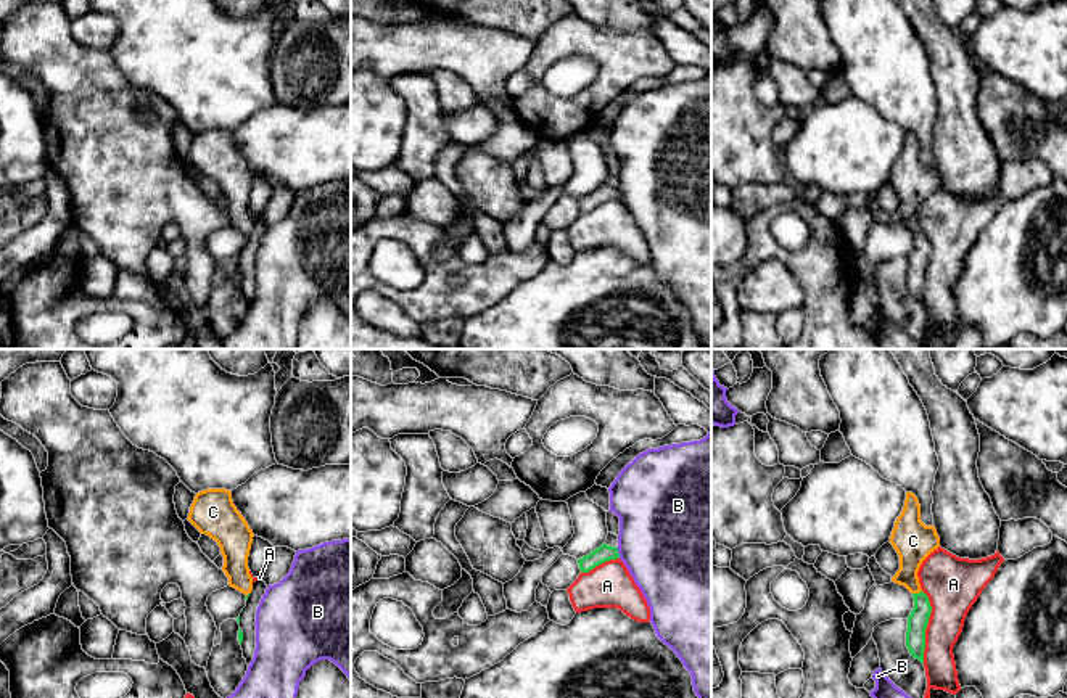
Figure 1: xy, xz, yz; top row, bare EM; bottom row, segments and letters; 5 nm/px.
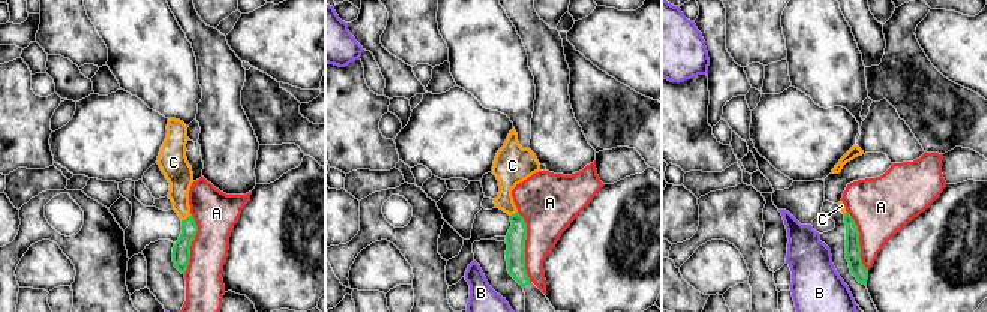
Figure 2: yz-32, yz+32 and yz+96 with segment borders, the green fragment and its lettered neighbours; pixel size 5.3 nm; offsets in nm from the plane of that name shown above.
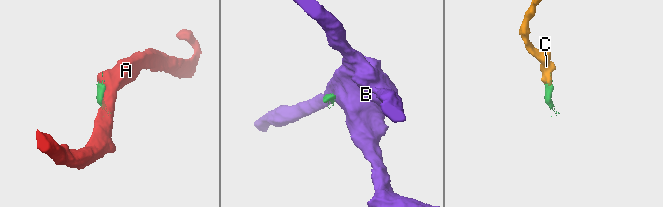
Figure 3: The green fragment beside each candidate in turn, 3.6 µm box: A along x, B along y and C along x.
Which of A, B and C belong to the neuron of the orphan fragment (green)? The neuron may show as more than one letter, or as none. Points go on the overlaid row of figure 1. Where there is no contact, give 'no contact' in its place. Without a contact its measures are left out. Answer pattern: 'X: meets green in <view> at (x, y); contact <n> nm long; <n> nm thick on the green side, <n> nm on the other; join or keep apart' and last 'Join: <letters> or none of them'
A: meets green in yz at (926, 628); contact 360 nm long; 100 nm thick on the green side, 280 nm on the other; keep apart
B: meets green in xz at (617, 552); contact 60 nm long; 80 nm thick on the green side, 480 nm on the other; keep apart
C: meets green in yz at (916, 594); contact 50 nm long; 100 nm thick on the green side, 190 nm on the other; join
Join: C

